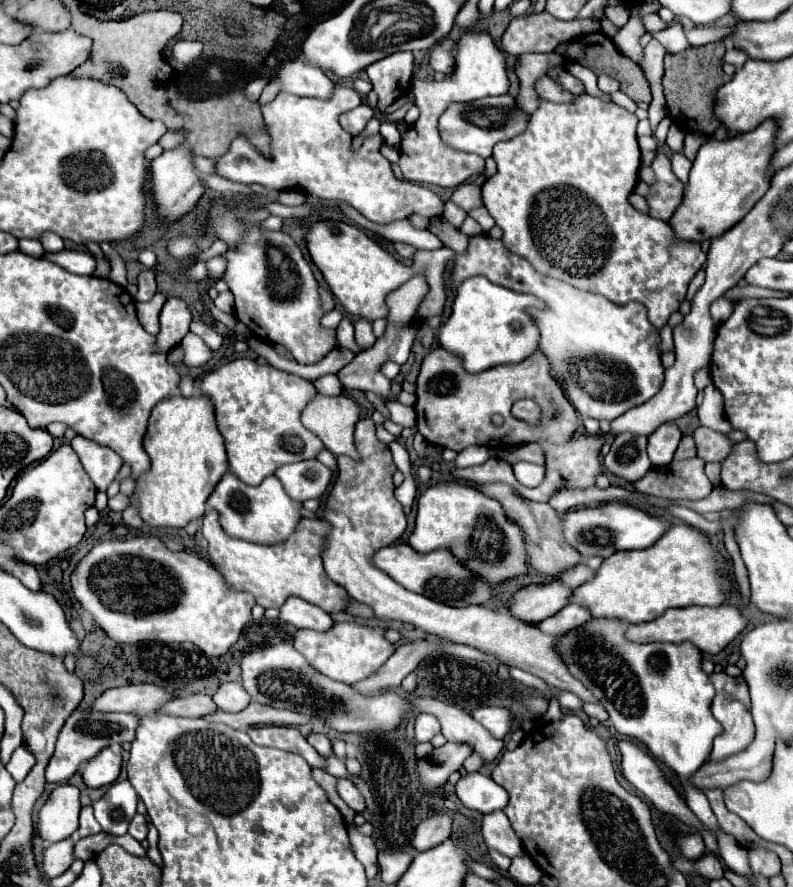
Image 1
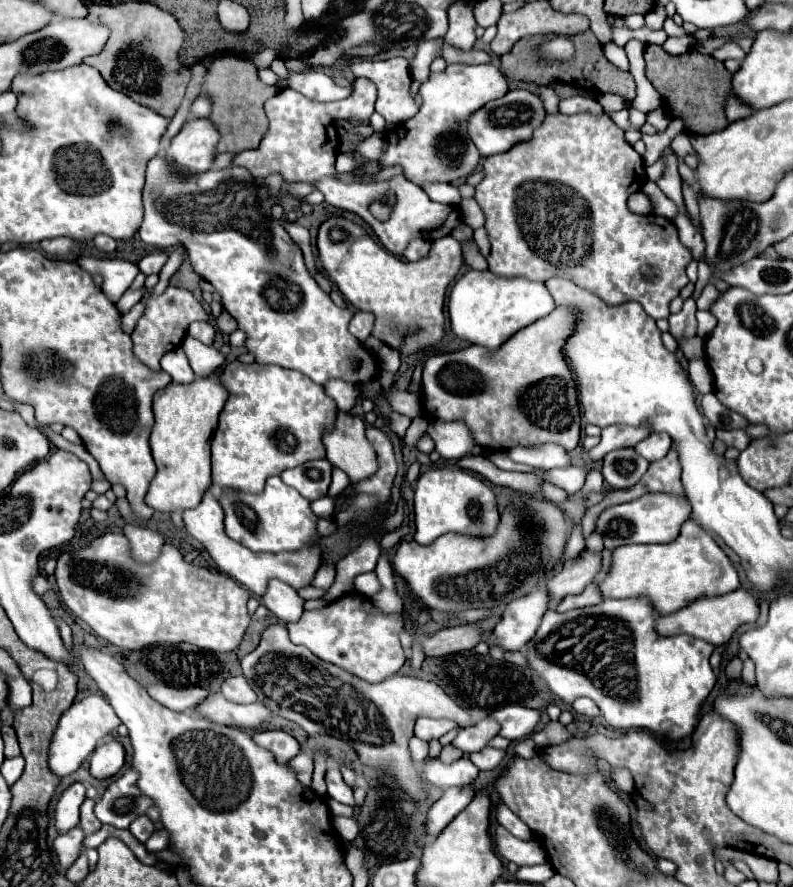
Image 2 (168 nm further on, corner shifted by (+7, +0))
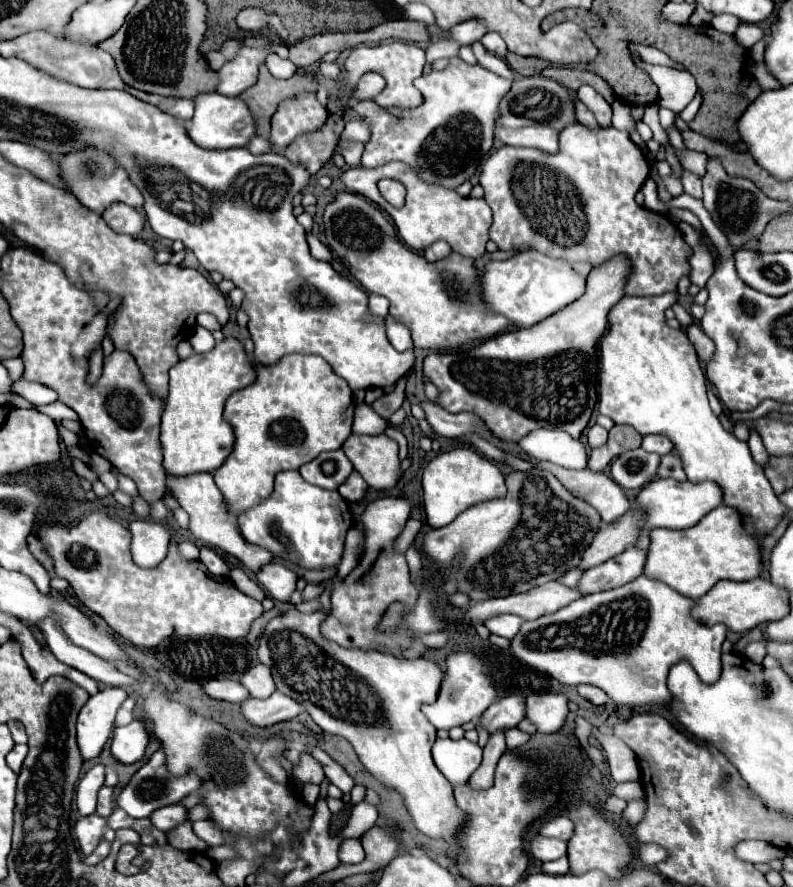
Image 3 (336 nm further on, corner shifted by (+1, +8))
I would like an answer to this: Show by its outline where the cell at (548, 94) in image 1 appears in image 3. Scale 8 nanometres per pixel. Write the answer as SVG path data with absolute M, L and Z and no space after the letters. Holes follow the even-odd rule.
M581 86L577 90L577 98L595 114L601 126L607 126L607 128L611 126L611 116L613 116L611 104L599 92L595 92L591 86Z

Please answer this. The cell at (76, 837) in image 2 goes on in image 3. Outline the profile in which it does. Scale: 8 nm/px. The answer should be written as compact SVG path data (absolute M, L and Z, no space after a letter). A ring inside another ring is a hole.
M91 814L91 816L85 816L85 818L77 820L75 836L77 836L77 842L83 850L83 854L91 854L97 848L97 844L103 838L105 826L107 826L107 820L97 816L97 814Z

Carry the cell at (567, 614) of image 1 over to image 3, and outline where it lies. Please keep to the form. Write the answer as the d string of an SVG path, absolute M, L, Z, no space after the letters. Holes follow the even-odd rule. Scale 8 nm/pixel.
M627 548L625 552L617 554L615 558L609 558L601 566L589 568L583 574L577 588L583 594L593 594L593 592L603 592L609 588L623 586L631 582L633 576L641 576L645 560L647 560L647 550Z

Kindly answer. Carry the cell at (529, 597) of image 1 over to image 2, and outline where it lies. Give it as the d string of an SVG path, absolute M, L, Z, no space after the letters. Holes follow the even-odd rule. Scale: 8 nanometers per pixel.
M583 550L577 558L565 562L563 570L547 580L547 592L551 604L559 604L569 594L583 592L599 574L601 554L591 554Z

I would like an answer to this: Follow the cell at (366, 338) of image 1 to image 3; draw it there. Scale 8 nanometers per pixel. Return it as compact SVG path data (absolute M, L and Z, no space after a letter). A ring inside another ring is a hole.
M369 294L369 308L375 316L387 316L389 312L389 300L385 296L379 296L379 294Z

